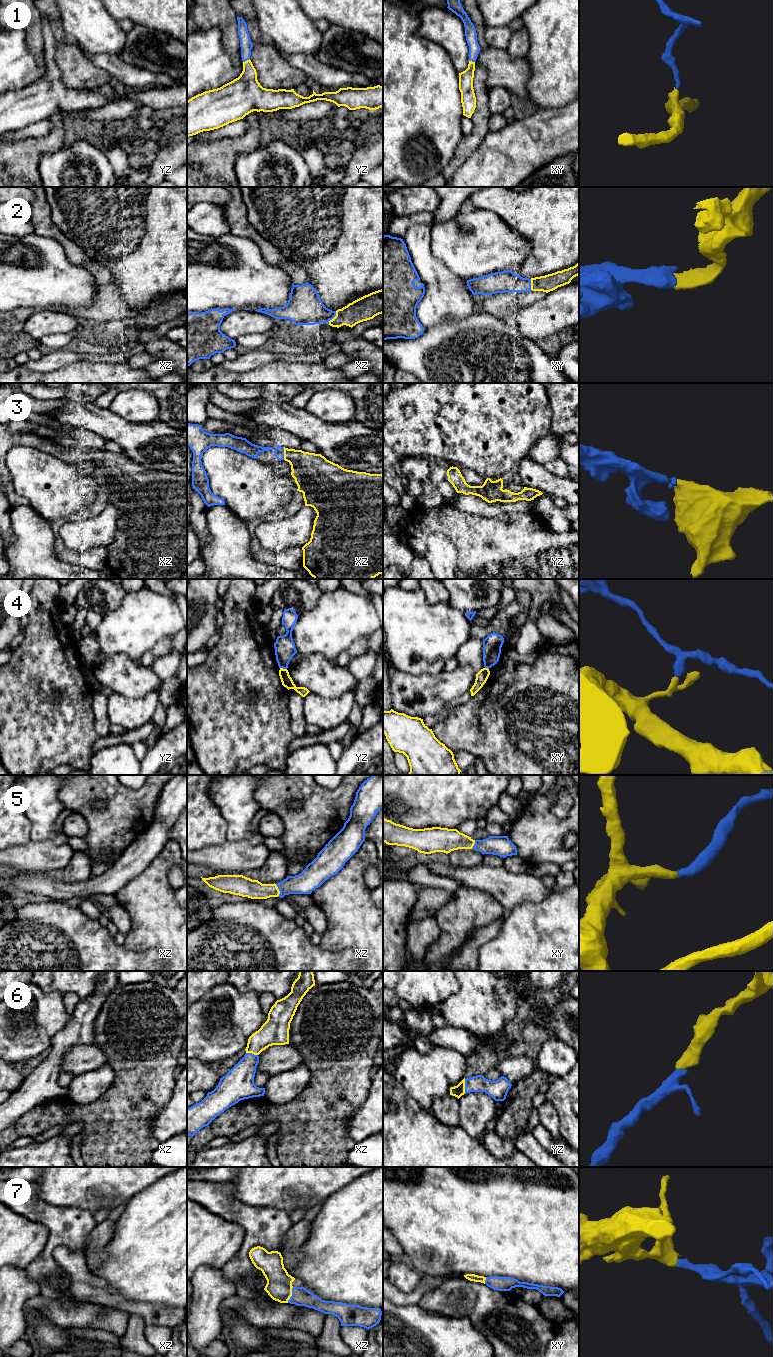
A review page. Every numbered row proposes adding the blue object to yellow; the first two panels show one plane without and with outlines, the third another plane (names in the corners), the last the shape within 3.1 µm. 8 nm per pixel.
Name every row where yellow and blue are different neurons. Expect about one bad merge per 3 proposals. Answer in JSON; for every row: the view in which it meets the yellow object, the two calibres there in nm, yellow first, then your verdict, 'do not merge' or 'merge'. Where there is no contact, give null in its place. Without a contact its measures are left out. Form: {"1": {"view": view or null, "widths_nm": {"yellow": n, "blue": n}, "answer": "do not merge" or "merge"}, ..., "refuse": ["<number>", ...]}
{"1": {"view": "yz", "widths_nm": {"yellow": 260, "blue": 100}, "answer": "merge"}, "2": {"view": "xz", "widths_nm": {"yellow": 190, "blue": 280}, "answer": "merge"}, "3": {"view": "xz", "widths_nm": {"yellow": 280, "blue": 90}, "answer": "merge"}, "4": {"view": "yz", "widths_nm": {"yellow": 90, "blue": 160}, "answer": "do not merge"}, "5": {"view": "xz", "widths_nm": {"yellow": 150, "blue": 180}, "answer": "merge"}, "6": {"view": "yz", "widths_nm": {"yellow": 90, "blue": 140}, "answer": "merge"}, "7": {"view": "xz", "widths_nm": {"yellow": 200, "blue": 150}, "answer": "merge"}, "refuse": ["4"]}

